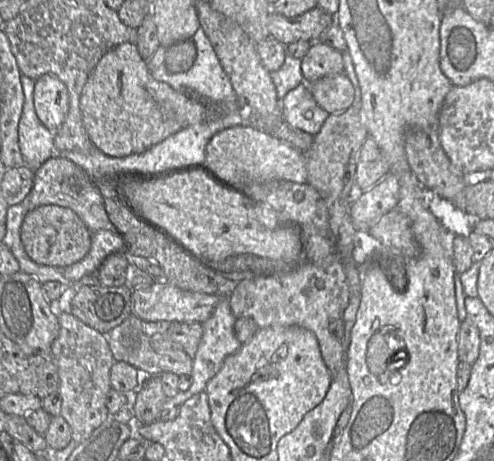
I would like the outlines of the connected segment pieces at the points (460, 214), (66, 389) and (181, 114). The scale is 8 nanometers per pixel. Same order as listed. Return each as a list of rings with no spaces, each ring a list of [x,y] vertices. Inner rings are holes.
[[[422,187],[422,203],[450,233],[468,237],[473,231],[474,218],[456,207],[450,200]]]
[[[58,313],[58,321],[59,333],[51,345],[51,355],[59,375],[60,415],[66,420],[71,429],[72,440],[79,444],[86,440],[95,429],[110,417],[106,407],[106,396],[111,389],[110,370],[115,360],[104,334],[87,326],[72,315],[72,313]]]
[[[135,42],[119,44],[99,60],[82,89],[80,110],[93,146],[116,158],[142,153],[179,130],[201,123],[215,113],[209,104],[155,80]]]

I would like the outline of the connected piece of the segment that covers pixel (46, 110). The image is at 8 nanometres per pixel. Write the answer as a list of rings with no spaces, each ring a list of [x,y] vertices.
[[[44,74],[35,80],[33,100],[41,123],[51,132],[57,132],[69,110],[66,85],[57,76]]]

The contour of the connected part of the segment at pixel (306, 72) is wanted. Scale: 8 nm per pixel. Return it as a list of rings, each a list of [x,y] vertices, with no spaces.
[[[321,41],[311,43],[302,59],[302,73],[306,83],[313,83],[323,77],[344,73],[342,53]]]

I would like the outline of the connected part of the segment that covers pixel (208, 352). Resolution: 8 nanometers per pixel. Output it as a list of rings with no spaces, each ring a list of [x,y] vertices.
[[[222,297],[211,317],[202,323],[203,335],[199,343],[192,366],[192,384],[186,391],[179,391],[174,397],[168,398],[163,408],[180,407],[186,400],[205,391],[207,382],[221,369],[224,360],[236,353],[242,346],[234,333],[236,318],[232,313],[229,297]]]

